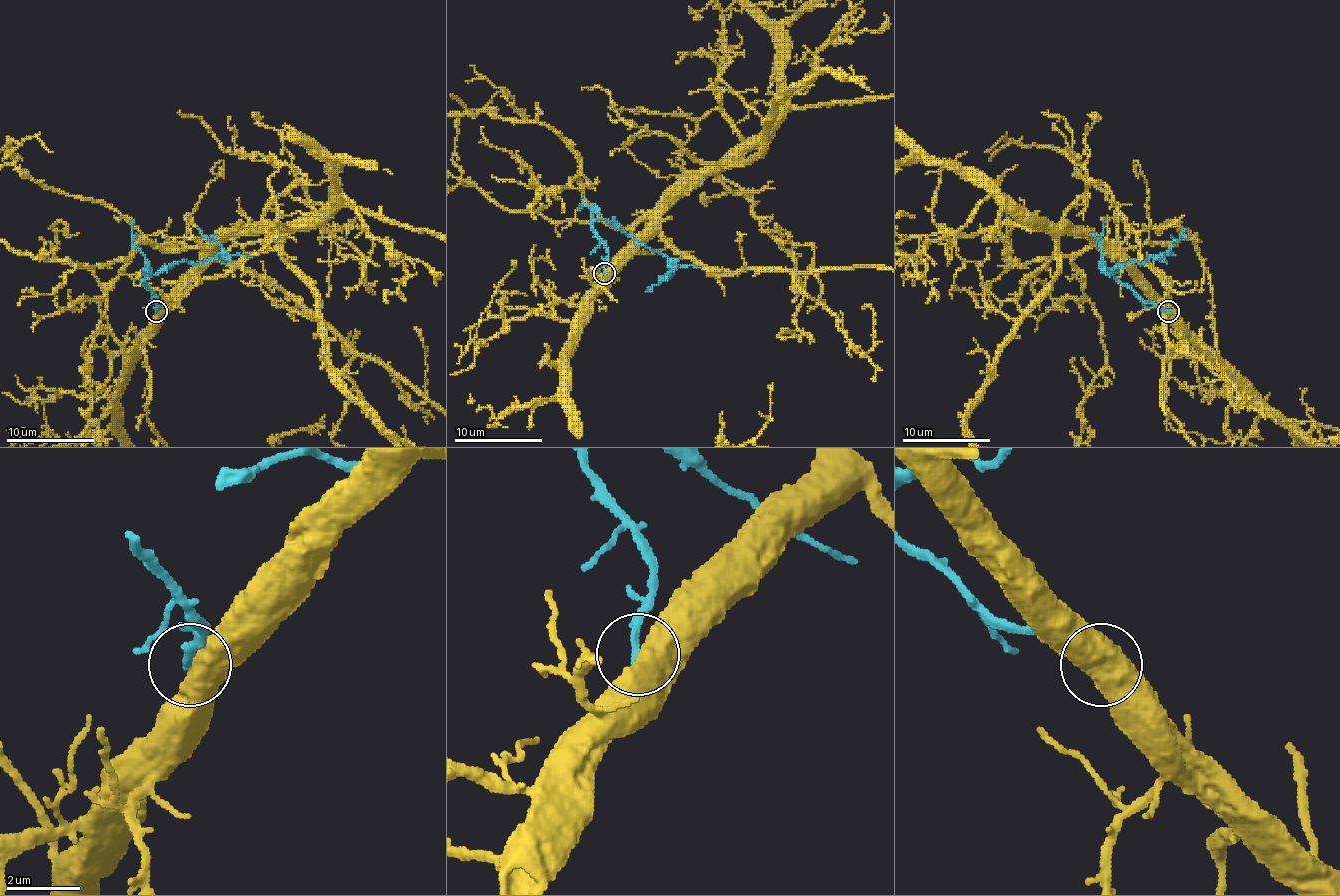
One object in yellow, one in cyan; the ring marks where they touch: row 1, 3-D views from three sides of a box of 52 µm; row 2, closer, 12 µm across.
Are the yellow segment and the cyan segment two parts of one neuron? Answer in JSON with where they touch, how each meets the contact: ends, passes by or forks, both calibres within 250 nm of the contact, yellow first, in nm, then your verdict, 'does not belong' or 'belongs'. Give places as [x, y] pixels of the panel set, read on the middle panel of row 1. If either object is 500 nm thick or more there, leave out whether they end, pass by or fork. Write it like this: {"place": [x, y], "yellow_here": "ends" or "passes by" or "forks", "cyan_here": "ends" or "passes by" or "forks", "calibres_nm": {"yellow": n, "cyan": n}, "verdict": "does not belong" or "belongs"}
{"place": [604, 273], "calibres_nm": {"yellow": 900, "cyan": 240}, "verdict": "does not belong"}

